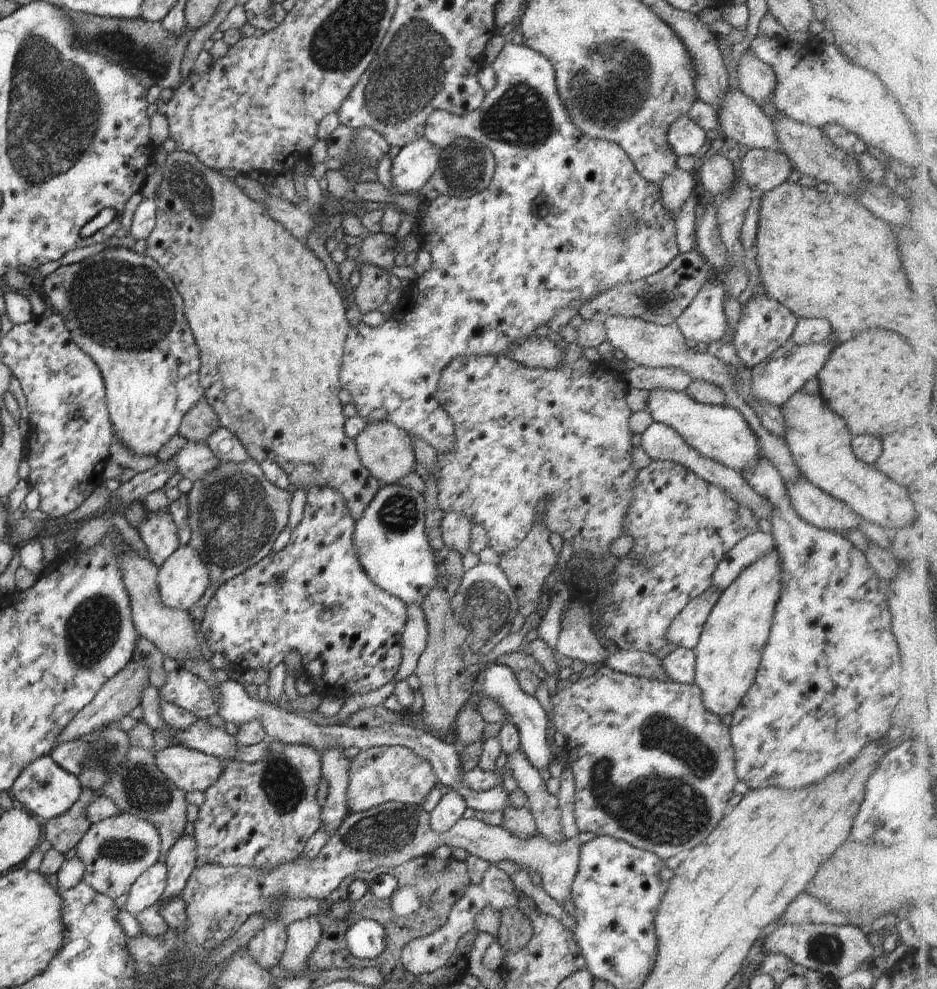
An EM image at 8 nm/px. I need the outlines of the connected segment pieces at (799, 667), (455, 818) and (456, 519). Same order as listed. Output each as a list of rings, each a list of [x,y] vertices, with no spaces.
[[[760,457],[751,467],[746,467],[745,471],[739,473],[758,494],[772,503],[773,512],[768,521],[772,525],[774,533],[774,548],[781,556],[781,593],[776,603],[770,636],[761,654],[758,672],[749,691],[732,713],[729,731],[735,754],[735,771],[739,780],[746,782],[750,790],[766,787],[796,790],[819,783],[830,772],[847,767],[860,754],[864,746],[867,747],[872,742],[877,743],[880,738],[884,739],[887,736],[888,730],[892,730],[893,724],[890,724],[890,722],[894,722],[894,716],[890,718],[892,710],[900,708],[907,701],[903,694],[902,678],[900,678],[900,672],[902,672],[900,670],[900,651],[892,632],[888,632],[888,626],[892,622],[888,620],[890,614],[888,614],[887,598],[878,591],[879,576],[868,564],[865,554],[840,533],[830,529],[819,529],[802,520],[790,504],[782,475],[766,457]]]
[[[454,790],[441,796],[436,807],[429,813],[432,830],[443,833],[452,828],[466,812],[466,801]]]
[[[450,512],[443,516],[441,533],[448,549],[455,550],[461,558],[468,552],[471,528],[474,524],[460,512]]]

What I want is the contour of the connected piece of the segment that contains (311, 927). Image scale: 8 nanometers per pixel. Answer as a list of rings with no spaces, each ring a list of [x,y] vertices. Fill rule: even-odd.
[[[314,915],[292,921],[286,926],[287,947],[280,967],[288,972],[301,972],[308,968],[308,958],[318,944],[322,931],[319,920]]]

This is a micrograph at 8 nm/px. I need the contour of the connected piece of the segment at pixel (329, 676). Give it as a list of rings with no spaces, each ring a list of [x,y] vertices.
[[[314,487],[306,492],[306,502],[303,510],[303,518],[291,533],[285,548],[276,554],[268,554],[268,556],[260,559],[260,562],[257,562],[243,573],[227,580],[221,585],[207,606],[205,606],[204,618],[199,631],[210,652],[226,656],[230,660],[232,668],[239,673],[256,669],[270,672],[273,668],[276,668],[277,664],[280,664],[284,660],[288,652],[296,651],[300,653],[304,672],[311,678],[316,692],[334,694],[334,696],[344,697],[345,699],[352,694],[366,694],[367,692],[376,690],[376,688],[380,688],[380,686],[384,686],[384,684],[388,684],[398,674],[403,659],[401,650],[403,647],[402,632],[404,632],[405,620],[407,618],[406,604],[397,596],[376,586],[362,568],[358,557],[359,545],[353,540],[355,519],[350,514],[342,495],[332,487]]]

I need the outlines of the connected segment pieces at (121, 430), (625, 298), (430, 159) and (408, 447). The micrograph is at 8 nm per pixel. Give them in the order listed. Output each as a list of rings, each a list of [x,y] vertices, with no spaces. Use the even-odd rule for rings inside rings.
[[[112,247],[80,262],[60,265],[44,279],[42,288],[47,306],[63,316],[72,340],[100,369],[113,432],[131,454],[157,453],[178,434],[188,410],[205,396],[199,381],[199,348],[186,320],[183,298],[172,279],[153,258]]]
[[[698,250],[679,253],[660,272],[639,281],[619,284],[606,291],[600,291],[593,299],[579,304],[577,310],[583,320],[596,323],[602,323],[606,317],[620,315],[641,318],[657,325],[673,325],[713,273],[712,266]]]
[[[424,136],[404,145],[391,160],[391,183],[402,194],[418,194],[438,168],[439,150]]]
[[[366,419],[366,426],[355,436],[354,440],[358,458],[364,468],[371,472],[372,476],[389,485],[397,483],[400,478],[414,471],[416,455],[411,437],[405,430],[388,420],[368,422]]]

